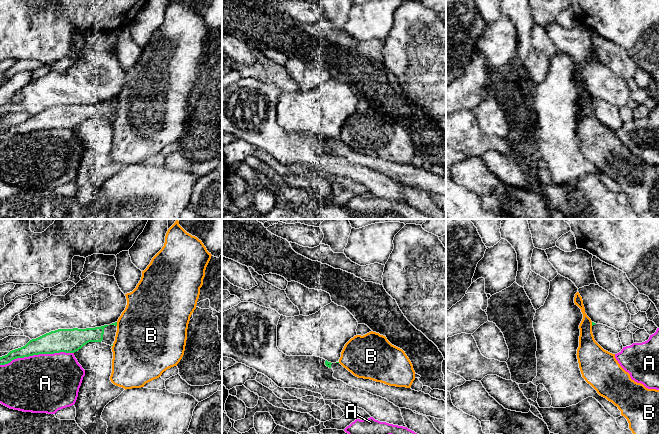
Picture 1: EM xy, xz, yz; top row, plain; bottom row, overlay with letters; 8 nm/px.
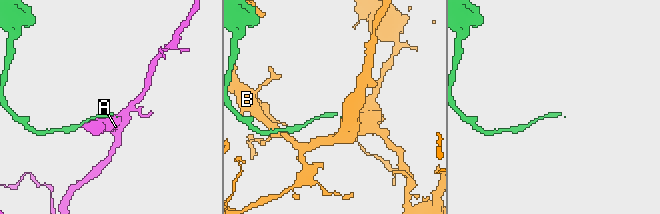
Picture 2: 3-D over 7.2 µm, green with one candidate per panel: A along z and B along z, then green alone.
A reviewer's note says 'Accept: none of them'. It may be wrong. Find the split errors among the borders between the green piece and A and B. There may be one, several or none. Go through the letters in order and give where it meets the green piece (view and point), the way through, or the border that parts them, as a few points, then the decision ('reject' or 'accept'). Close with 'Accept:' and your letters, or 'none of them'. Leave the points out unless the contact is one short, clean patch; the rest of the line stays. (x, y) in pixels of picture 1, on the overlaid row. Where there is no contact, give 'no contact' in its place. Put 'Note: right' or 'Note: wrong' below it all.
A: xy (36, 354) | reject
B: xy (116, 324) | along xy (116, 322), (117, 325) | reject
Accept: none of them
Note: right

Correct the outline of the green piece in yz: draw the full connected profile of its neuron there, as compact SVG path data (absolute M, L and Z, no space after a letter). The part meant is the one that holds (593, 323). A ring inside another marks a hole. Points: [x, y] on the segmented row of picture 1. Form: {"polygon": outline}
{"polygon": "M592 322L592 333L595 341L606 351L617 354L623 349L619 332L603 324Z"}

